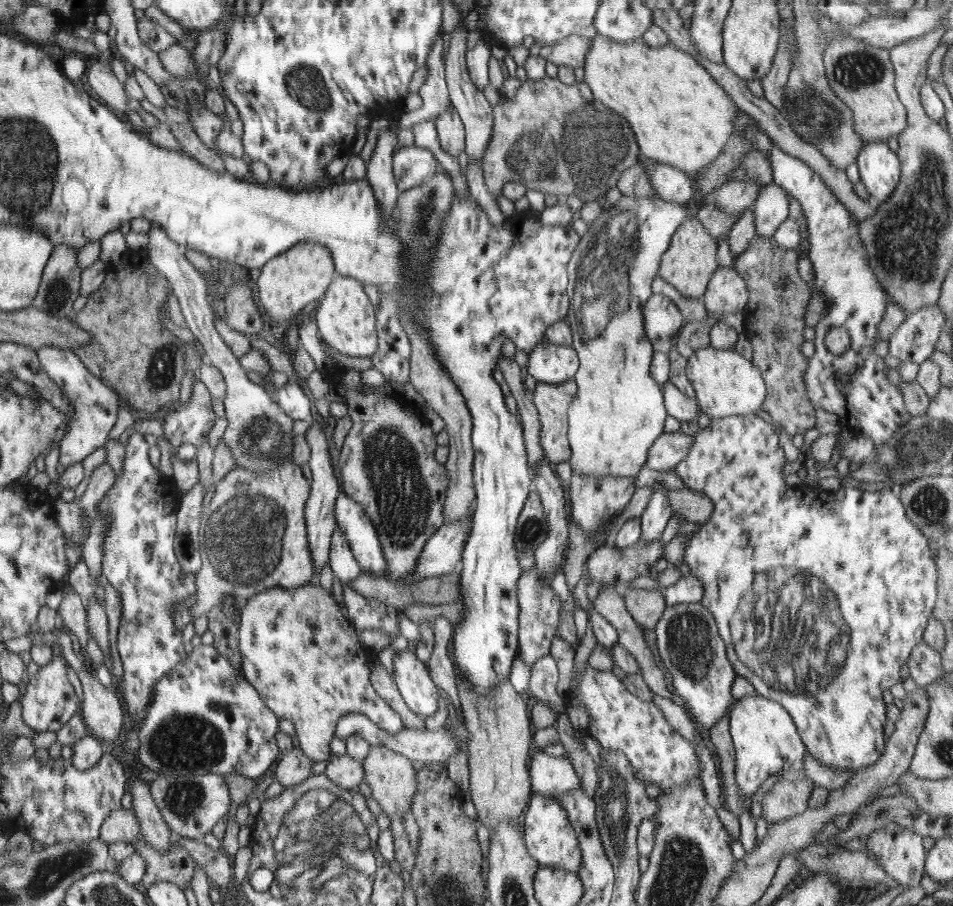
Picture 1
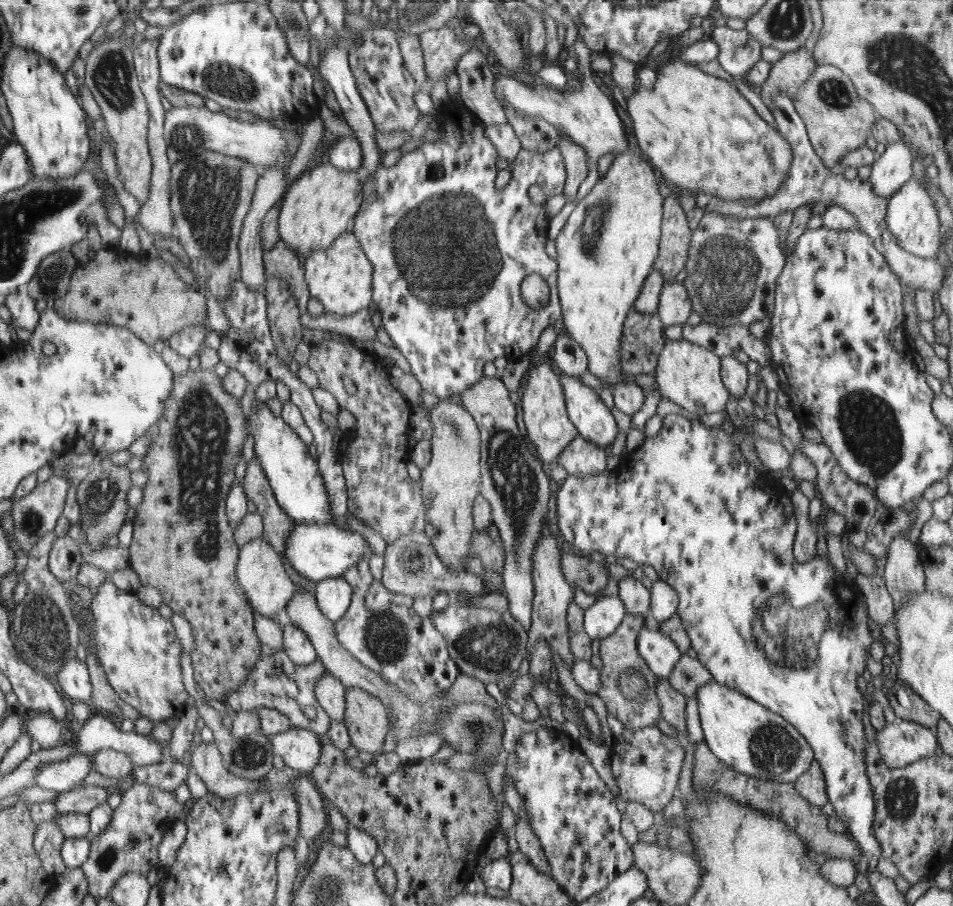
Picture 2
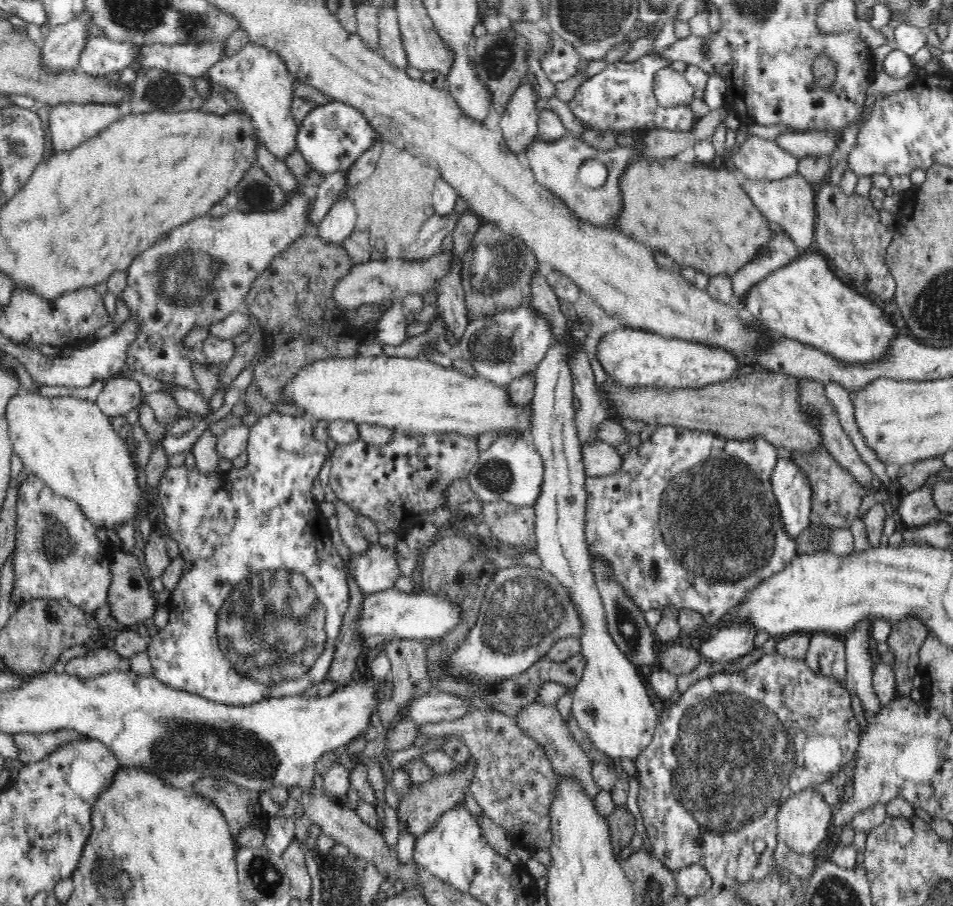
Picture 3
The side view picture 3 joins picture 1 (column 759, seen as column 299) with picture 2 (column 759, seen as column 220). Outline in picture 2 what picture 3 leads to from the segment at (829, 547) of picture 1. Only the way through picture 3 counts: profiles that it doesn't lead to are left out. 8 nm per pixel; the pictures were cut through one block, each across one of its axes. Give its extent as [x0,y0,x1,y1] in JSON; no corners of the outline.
[554,413,882,858]

